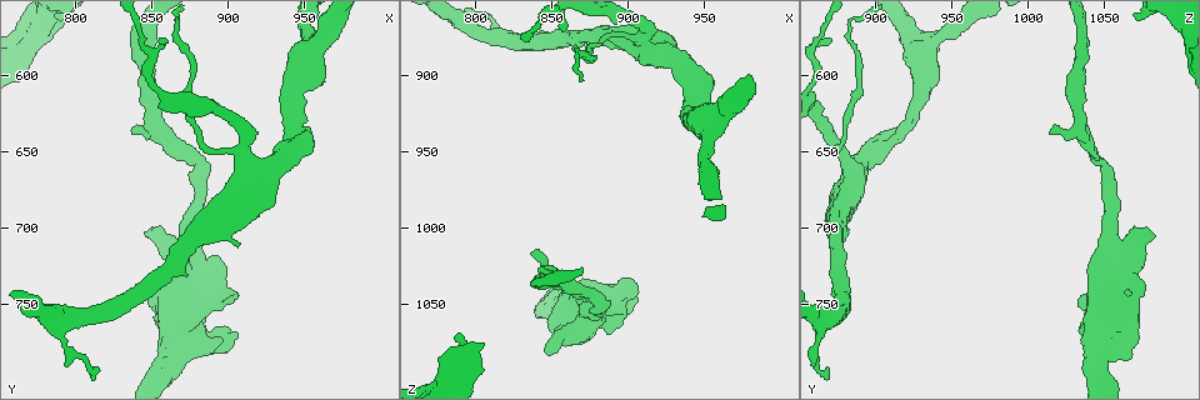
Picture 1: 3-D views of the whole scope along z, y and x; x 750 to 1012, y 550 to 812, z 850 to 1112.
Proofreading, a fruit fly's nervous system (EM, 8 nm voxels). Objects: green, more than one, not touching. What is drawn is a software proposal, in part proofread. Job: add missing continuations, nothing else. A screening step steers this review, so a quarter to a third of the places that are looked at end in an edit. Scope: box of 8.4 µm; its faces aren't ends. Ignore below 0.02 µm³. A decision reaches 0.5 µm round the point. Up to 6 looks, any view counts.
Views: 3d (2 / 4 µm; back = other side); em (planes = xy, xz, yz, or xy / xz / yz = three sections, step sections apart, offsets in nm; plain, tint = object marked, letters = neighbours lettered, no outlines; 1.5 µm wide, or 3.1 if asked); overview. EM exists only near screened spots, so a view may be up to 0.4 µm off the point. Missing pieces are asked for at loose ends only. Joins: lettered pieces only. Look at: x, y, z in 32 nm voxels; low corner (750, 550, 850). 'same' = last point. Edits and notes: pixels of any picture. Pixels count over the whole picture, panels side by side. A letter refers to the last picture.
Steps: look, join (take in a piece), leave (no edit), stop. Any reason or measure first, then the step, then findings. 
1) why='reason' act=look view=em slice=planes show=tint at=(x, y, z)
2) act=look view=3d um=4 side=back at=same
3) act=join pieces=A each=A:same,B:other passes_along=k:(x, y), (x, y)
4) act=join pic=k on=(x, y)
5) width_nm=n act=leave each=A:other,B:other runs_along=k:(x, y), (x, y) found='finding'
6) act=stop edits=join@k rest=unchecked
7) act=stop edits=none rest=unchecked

why='free end' act=look view=em slice=yz step=4 show=letters at=(848, 704, 1082)

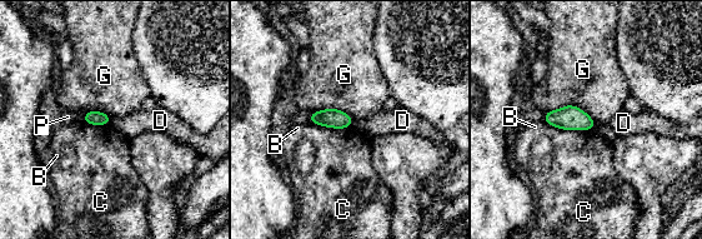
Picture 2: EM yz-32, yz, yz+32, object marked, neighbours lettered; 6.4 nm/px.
act=leave each=B:other,C:other,D:other,G:other,P:other border=2:(545, 111), (576, 105), (596, 124) found='no lettered piece goes on from it'

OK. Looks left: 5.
why='free end' act=look view=3d um=4 at=(814, 790, 868)

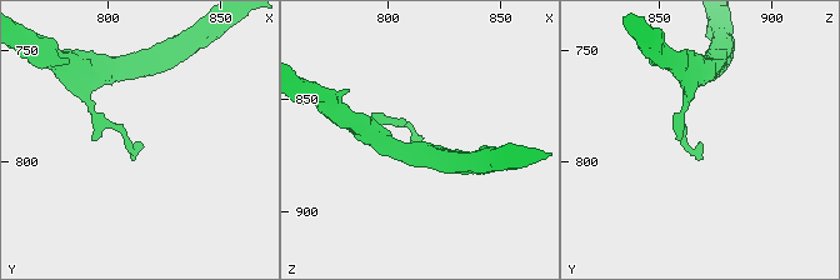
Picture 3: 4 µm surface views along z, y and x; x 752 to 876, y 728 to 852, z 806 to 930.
why='now the EM' act=look view=em slice=xy step=8 show=letters at=(813, 790, 870)

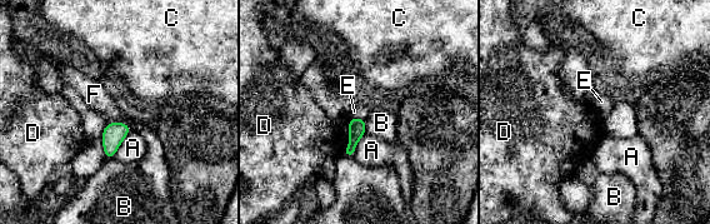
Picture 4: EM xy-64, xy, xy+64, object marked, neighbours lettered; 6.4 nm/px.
longest_contact=D:240nm act=leave each=A:other,B:other,C:other,D:other,E:other,F:other border=4:(351, 115), (365, 119) found='no lettered piece goes on from it'

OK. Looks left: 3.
why='free end' act=look view=3d um=4 at=(836, 636, 1014)

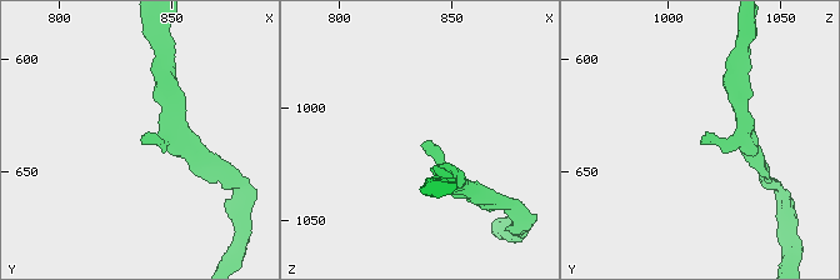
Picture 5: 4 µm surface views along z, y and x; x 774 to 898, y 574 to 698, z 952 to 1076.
act=look view=em slice=planes show=letters at=(839, 636, 1015)

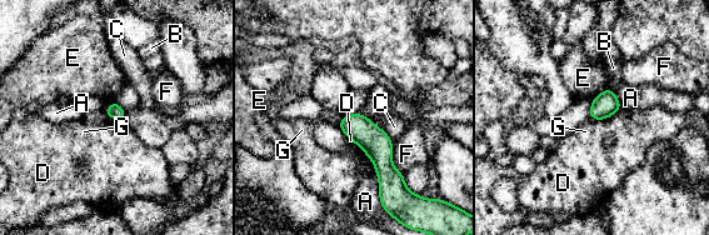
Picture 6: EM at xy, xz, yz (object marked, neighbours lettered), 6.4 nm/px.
act=leave each=A:other,B:other,C:other,D:other,E:other,F:other,G:other runs_along=6:(345, 119), (380, 154), (393, 181) found='no lettered piece goes on from it'

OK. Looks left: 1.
act=stop edits=none rest=unchecked

